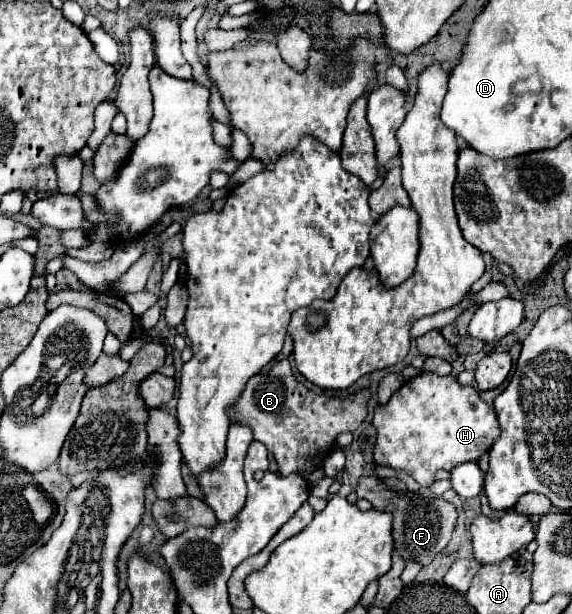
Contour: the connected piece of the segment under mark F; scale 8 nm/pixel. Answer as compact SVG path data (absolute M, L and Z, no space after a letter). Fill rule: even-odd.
M360 478L358 486L356 486L356 494L358 494L358 498L366 498L376 510L394 514L394 520L392 520L394 548L398 550L398 554L404 560L414 560L422 566L428 566L434 560L434 556L438 556L446 548L458 514L456 514L456 508L450 502L446 502L444 498L422 496L416 492L398 494L398 492L386 488L386 484L380 478Z

